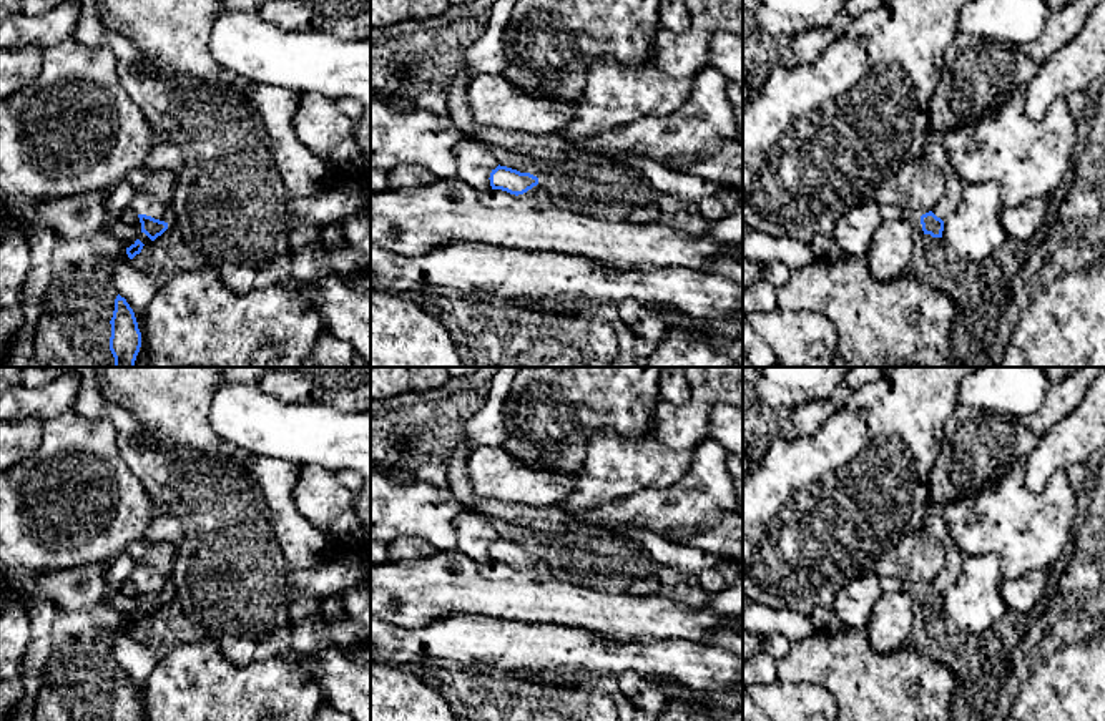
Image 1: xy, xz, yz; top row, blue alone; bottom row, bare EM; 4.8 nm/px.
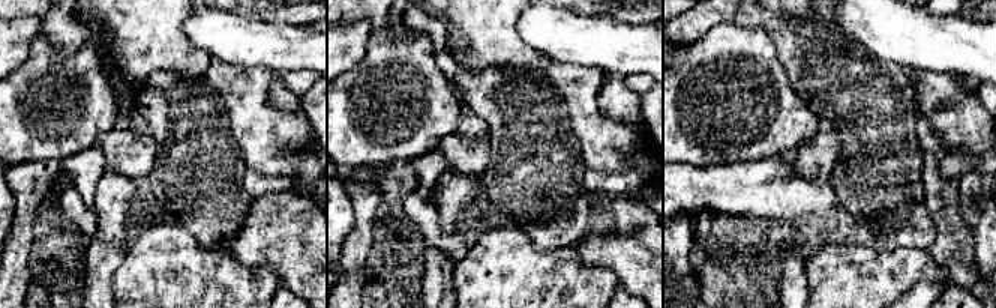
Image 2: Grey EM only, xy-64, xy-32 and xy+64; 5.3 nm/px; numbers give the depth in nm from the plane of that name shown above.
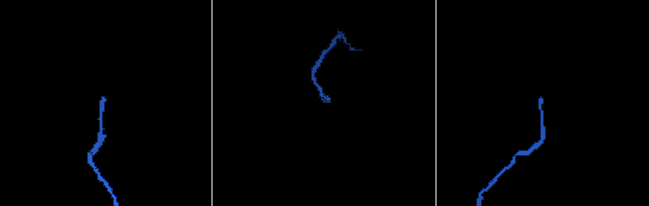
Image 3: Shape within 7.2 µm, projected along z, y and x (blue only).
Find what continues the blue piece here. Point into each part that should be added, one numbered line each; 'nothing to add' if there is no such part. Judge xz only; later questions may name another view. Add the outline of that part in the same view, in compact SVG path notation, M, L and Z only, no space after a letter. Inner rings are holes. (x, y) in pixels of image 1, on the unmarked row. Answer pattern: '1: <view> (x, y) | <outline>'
1: xz (535, 567) | M537 557L532 562L528 562L523 566L518 566L518 570L537 575L537 576L547 576L547 566L542 563L542 560Z

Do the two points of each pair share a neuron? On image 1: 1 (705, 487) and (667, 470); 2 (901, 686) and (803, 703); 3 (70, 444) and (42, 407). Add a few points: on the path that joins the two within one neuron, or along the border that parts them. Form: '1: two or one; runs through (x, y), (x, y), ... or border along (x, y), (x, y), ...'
1: two; border along (692, 451), (688, 469), (675, 482), (645, 489)
2: two; border along (796, 683), (818, 683), (831, 693), (836, 703)
3: two; border along (72, 407), (44, 422)

